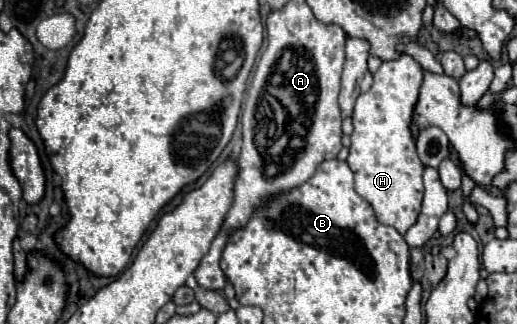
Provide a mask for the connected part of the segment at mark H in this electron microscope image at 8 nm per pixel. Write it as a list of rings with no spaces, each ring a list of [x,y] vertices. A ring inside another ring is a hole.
[[[403,55],[395,61],[385,61],[373,75],[373,87],[367,93],[361,93],[353,111],[353,133],[351,133],[351,147],[347,163],[355,175],[355,191],[373,207],[375,217],[383,225],[395,227],[401,235],[407,233],[407,229],[417,221],[417,215],[421,211],[423,201],[423,163],[419,163],[415,141],[411,135],[411,115],[417,103],[419,95],[419,83],[423,79],[421,65],[409,57]]]

